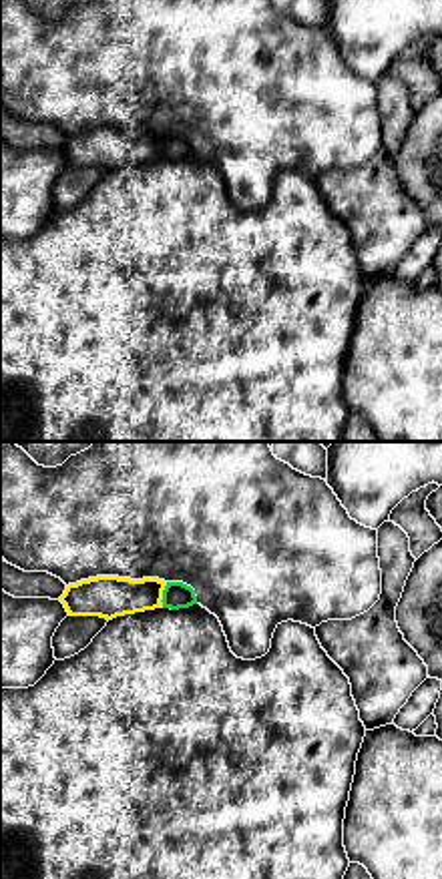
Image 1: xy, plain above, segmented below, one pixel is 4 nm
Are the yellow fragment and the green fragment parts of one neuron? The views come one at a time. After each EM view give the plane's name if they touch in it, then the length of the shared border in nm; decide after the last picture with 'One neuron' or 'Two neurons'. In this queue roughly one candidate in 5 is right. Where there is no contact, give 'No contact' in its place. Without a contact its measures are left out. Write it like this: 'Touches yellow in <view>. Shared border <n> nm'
Touches yellow in xy. Shared border 110 nm

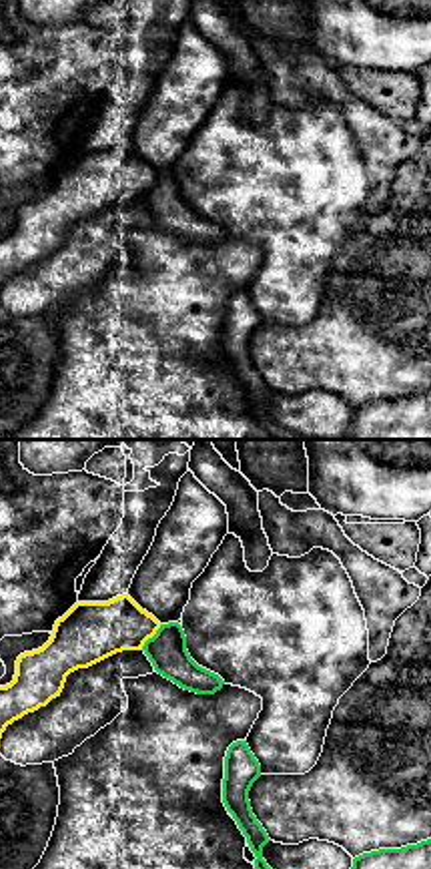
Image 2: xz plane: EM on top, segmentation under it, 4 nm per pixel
Touches yellow in xz. Shared border 130 nm

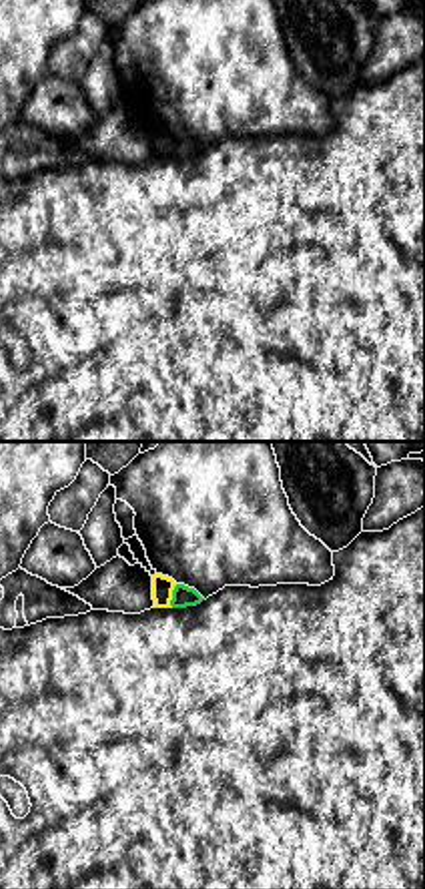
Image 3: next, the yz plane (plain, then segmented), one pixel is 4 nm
Touches yellow in yz. Shared border 100 nm

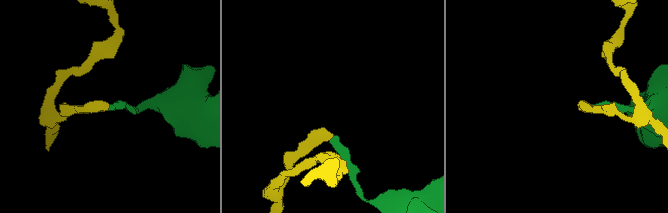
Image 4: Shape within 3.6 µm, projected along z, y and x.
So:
Two neurons

